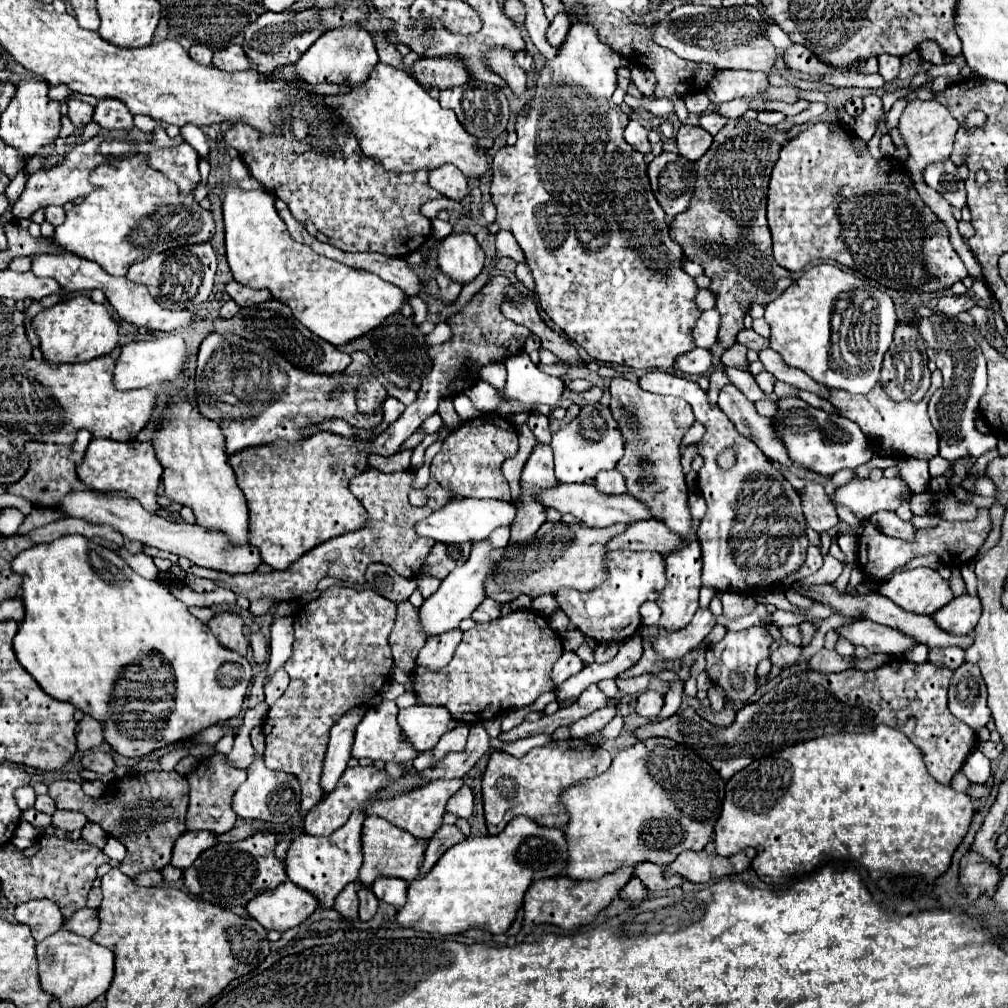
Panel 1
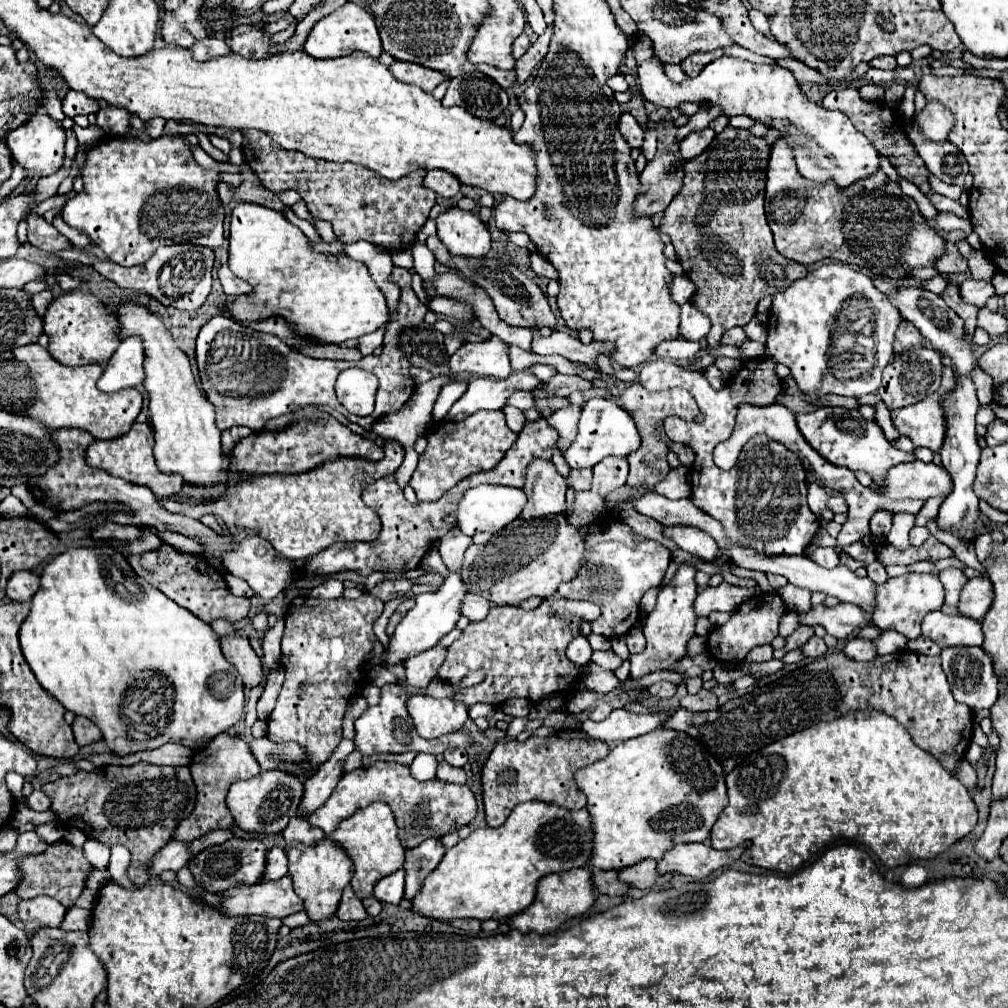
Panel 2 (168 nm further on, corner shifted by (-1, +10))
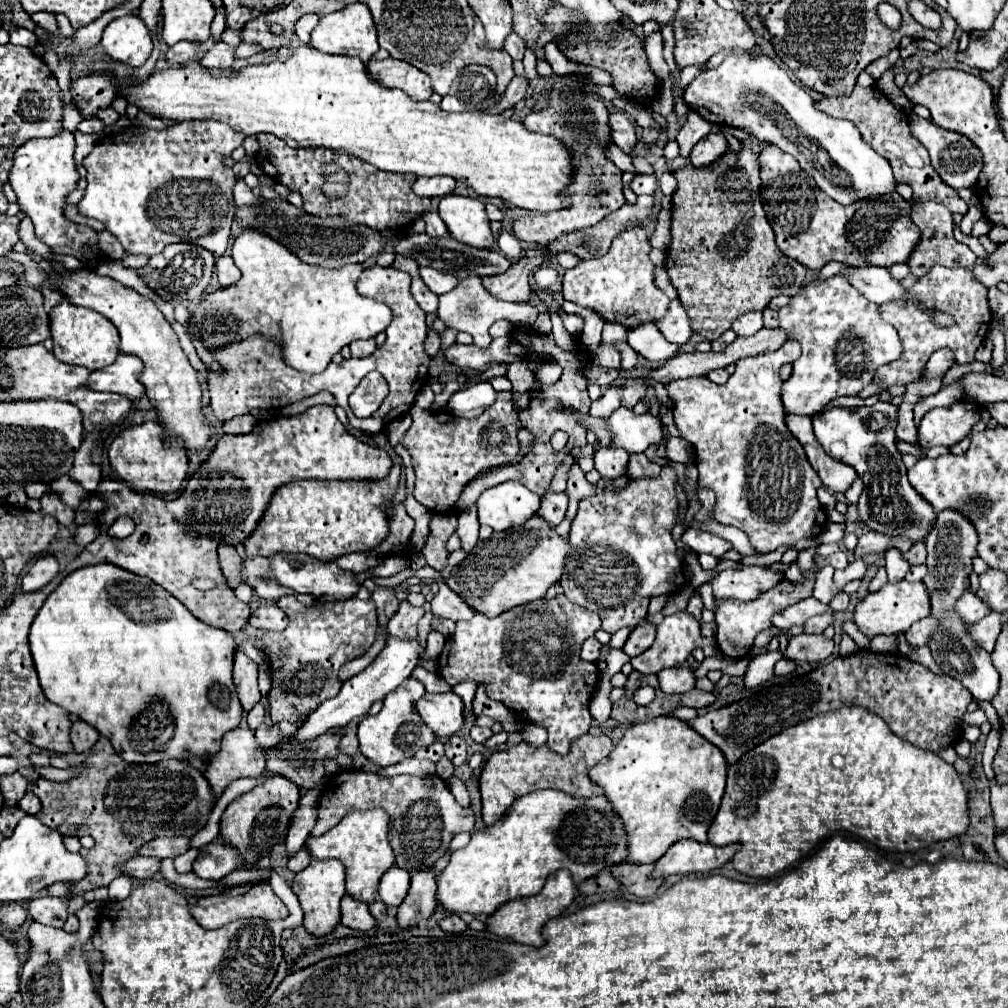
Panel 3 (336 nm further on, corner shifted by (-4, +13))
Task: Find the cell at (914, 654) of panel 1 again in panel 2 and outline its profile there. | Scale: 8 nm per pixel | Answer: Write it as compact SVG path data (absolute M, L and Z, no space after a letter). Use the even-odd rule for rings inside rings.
M909 573L903 577L887 579L885 585L877 587L877 609L873 611L873 625L877 625L883 631L893 629L913 641L921 635L921 621L925 613L941 609L943 597L945 597L945 589L937 579L937 575Z

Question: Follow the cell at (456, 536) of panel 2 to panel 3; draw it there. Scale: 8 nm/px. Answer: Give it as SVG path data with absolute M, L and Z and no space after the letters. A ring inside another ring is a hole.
M470 506L464 514L458 514L458 528L454 534L460 538L464 552L470 552L478 544L478 526L476 506Z

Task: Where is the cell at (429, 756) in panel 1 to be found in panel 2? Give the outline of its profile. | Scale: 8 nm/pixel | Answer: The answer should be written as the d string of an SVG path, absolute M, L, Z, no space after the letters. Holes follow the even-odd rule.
M419 753L413 763L409 765L409 773L417 779L417 781L429 781L435 779L435 771L437 771L437 759L433 755L427 753Z

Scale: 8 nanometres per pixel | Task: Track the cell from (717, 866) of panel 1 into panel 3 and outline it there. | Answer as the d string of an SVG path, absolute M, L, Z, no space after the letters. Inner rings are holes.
M678 840L656 862L652 878L666 878L670 874L708 874L728 862L722 848L710 842Z

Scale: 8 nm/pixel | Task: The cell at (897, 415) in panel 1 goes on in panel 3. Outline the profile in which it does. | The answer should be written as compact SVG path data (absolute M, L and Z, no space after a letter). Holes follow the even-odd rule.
M958 400L950 406L932 408L918 426L918 444L928 450L932 446L954 446L980 420L978 406L968 400Z

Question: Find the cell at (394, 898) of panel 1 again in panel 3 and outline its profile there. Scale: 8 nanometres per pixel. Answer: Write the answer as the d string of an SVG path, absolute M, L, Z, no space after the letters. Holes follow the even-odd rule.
M392 866L382 878L380 878L380 900L384 900L388 906L400 906L406 892L410 888L410 874L404 868Z

